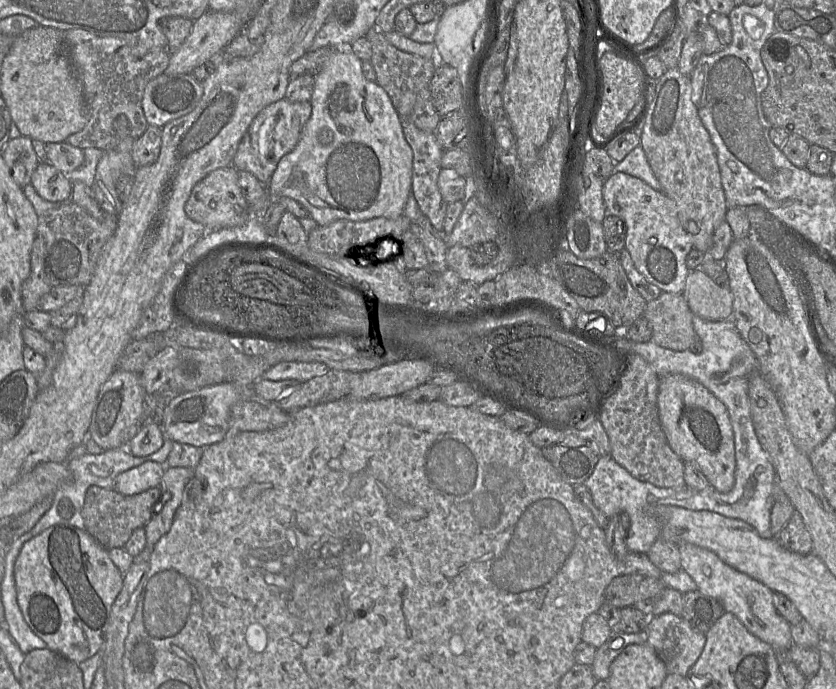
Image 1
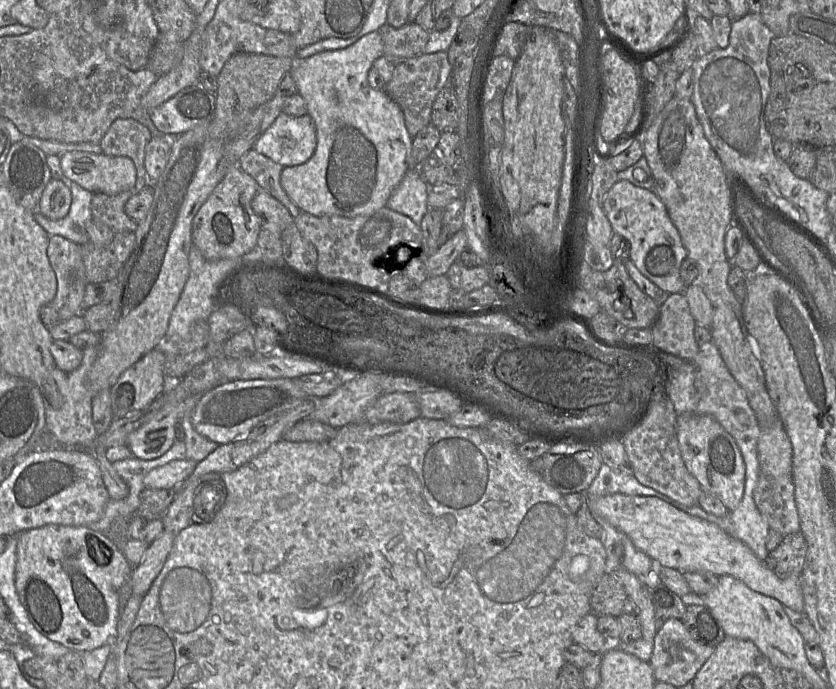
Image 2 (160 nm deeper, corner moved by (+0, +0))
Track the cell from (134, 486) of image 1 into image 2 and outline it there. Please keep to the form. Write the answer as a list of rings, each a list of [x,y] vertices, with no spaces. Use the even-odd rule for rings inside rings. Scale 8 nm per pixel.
[[[174,460],[163,466],[152,469],[143,480],[146,488],[174,489],[193,473],[197,466],[193,460]]]

